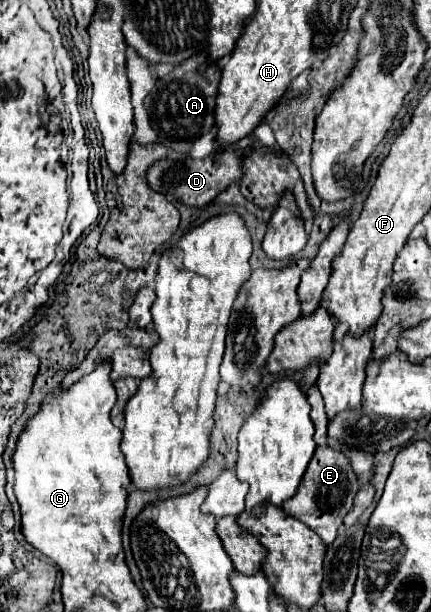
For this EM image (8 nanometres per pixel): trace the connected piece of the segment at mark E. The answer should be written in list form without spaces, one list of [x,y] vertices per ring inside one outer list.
[[[321,446],[315,450],[295,496],[283,502],[283,510],[299,518],[303,524],[307,524],[313,532],[319,534],[325,546],[329,546],[337,536],[337,528],[343,524],[343,518],[353,506],[357,490],[359,490],[359,480],[349,464],[349,458],[333,446]]]

